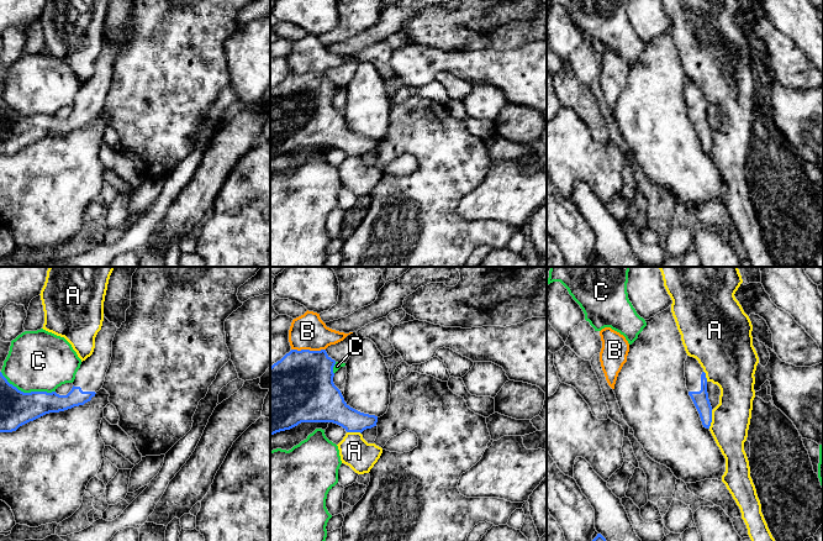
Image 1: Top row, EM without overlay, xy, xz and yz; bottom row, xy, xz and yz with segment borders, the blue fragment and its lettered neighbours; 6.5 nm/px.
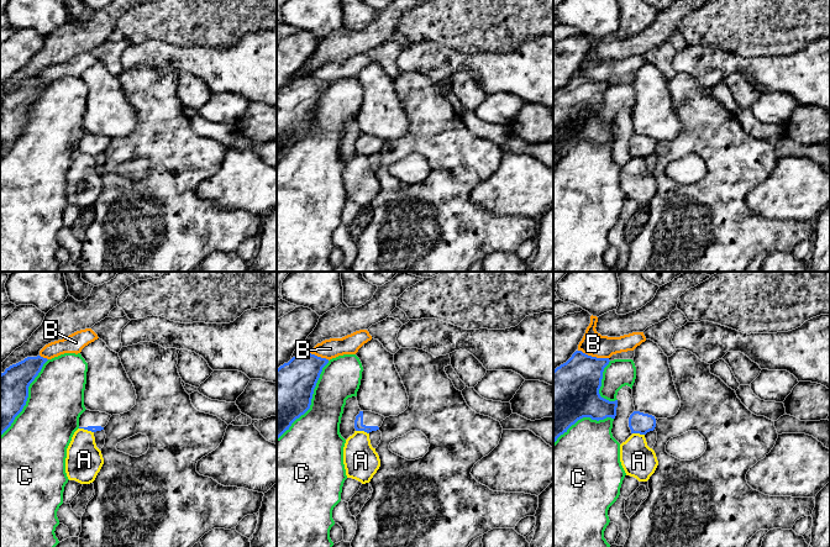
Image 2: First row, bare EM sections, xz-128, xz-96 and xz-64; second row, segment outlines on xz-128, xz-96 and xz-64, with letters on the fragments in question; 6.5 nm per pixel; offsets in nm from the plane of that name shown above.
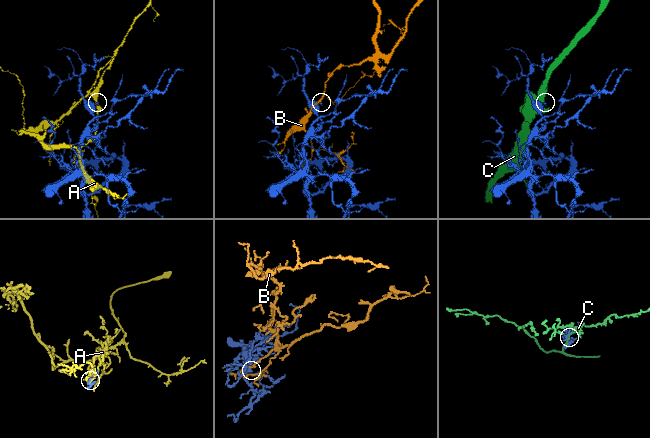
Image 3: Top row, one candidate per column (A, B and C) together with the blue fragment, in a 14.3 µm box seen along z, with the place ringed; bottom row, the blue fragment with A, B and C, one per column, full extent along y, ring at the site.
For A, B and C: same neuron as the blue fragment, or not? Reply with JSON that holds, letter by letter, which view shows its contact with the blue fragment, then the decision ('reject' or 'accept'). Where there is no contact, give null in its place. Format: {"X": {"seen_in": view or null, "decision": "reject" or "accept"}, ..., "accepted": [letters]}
{"A": {"seen_in": "yz", "decision": "reject"}, "B": {"seen_in": "xz", "decision": "reject"}, "C": {"seen_in": "xy", "decision": "reject"}, "accepted": []}

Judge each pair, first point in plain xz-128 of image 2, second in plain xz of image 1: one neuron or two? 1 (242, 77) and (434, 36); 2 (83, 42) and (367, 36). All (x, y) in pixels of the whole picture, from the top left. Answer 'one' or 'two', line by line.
1: two
2: one

